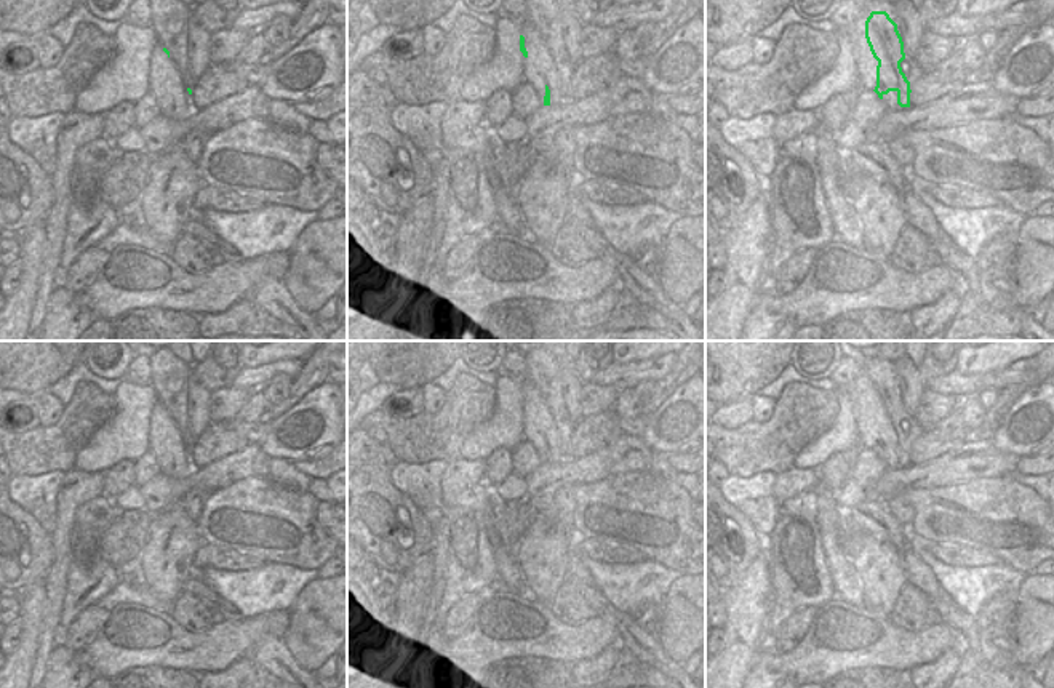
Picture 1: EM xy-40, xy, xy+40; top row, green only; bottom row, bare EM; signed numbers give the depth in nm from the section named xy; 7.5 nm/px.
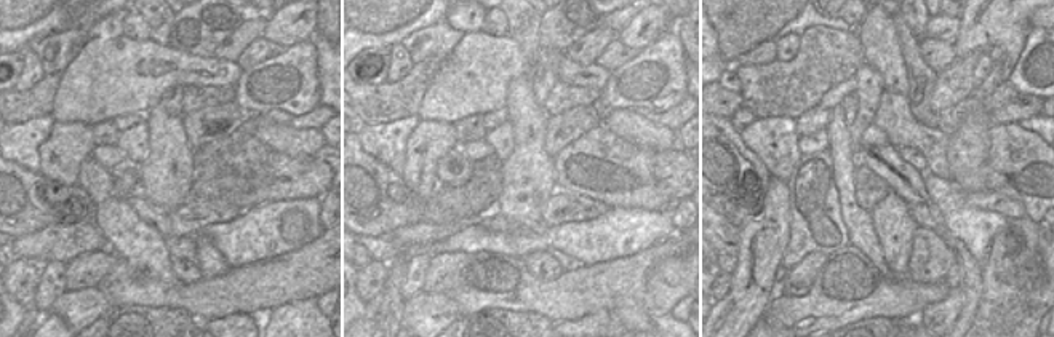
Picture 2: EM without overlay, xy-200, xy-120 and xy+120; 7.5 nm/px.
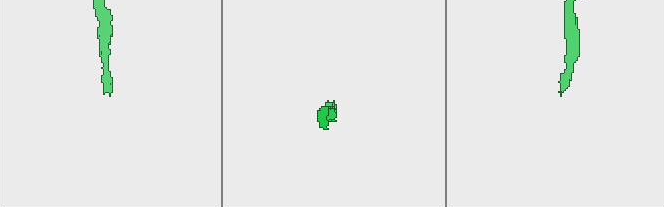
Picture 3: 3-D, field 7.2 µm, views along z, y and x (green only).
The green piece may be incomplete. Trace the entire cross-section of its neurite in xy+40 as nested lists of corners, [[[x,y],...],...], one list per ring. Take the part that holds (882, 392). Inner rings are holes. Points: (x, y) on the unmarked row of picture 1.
[[[872,370],[865,379],[865,397],[872,416],[857,416],[864,429],[864,446],[873,448],[888,467],[910,466],[910,440],[902,430],[904,400],[897,382],[886,370]]]

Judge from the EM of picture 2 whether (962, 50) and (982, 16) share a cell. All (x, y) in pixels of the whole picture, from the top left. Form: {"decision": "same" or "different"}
{"decision": "same"}

